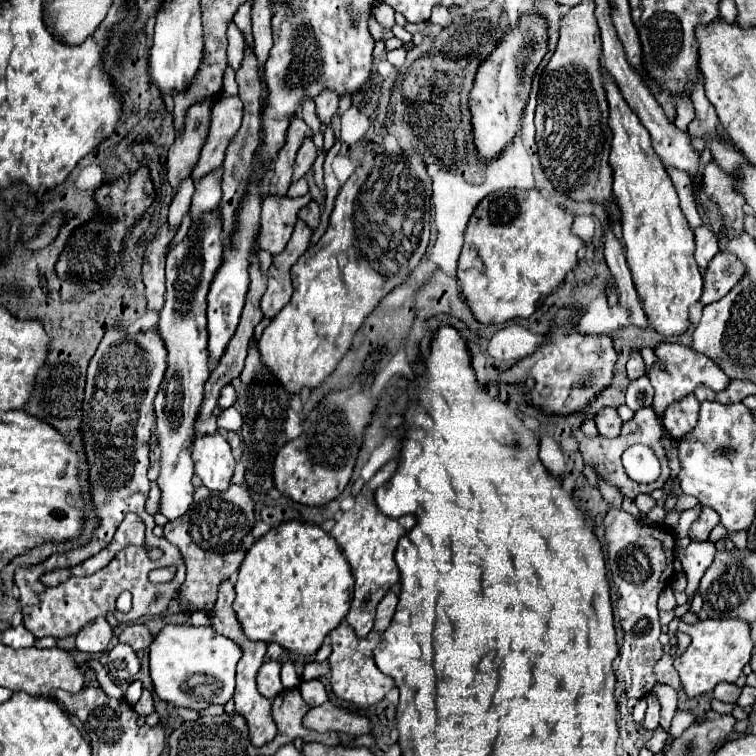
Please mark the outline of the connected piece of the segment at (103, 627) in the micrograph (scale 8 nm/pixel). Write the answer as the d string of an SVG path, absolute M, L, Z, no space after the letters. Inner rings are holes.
M93 620L77 634L77 650L87 654L101 654L113 638L113 626L107 620Z

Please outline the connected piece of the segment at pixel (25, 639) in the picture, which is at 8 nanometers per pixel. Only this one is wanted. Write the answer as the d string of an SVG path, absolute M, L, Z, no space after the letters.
M21 624L21 626L17 626L17 628L7 628L7 630L5 630L5 634L11 634L11 644L13 644L13 648L33 646L33 644L35 644L35 640L37 640L29 630L25 630L25 626L23 626L23 624Z

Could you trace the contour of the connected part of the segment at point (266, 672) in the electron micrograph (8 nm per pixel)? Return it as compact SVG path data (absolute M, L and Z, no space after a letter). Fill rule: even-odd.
M267 660L259 668L259 674L257 674L257 690L265 698L269 698L269 700L275 698L283 690L281 680L279 680L279 670L281 670L281 662L277 662L277 660Z

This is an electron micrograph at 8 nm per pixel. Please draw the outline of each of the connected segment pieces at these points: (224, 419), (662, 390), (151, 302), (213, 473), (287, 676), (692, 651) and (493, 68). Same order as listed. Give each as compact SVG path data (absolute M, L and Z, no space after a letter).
M227 408L221 412L221 416L217 418L217 426L221 430L233 430L233 432L239 432L241 426L243 426L243 416L235 410L235 408Z
M661 342L659 346L653 348L655 356L657 356L657 362L647 370L647 376L655 388L655 398L653 398L653 408L657 412L657 416L661 418L663 410L687 396L689 392L693 392L699 384L705 384L709 386L711 390L723 390L727 384L729 384L729 378L723 374L723 370L719 370L719 366L715 362L711 362L707 356L695 352L693 348L687 348L683 344L677 344L677 342Z
M167 226L161 228L161 232L153 238L153 242L147 246L145 252L145 264L143 264L143 284L147 288L147 310L157 312L163 308L165 298L165 270L163 270L163 258L167 254L167 244L171 242L175 232L171 232Z
M215 432L195 438L191 458L195 462L195 474L209 490L227 490L235 460L231 454L231 446L223 434Z
M285 662L285 664L283 664L283 686L285 686L285 688L295 688L295 686L299 686L299 684L301 684L301 680L299 680L293 664L291 664L291 662Z
M737 618L727 620L699 620L697 624L679 624L681 632L691 636L687 650L675 660L675 670L679 672L681 686L689 698L711 692L719 682L735 682L743 672L743 666L751 658L753 640L749 636L749 624Z
M527 14L521 18L515 30L509 30L503 42L493 54L479 66L475 76L475 86L471 92L471 112L473 112L473 132L475 144L481 158L495 158L507 142L515 136L521 112L529 96L531 78L547 52L547 26L539 14Z

